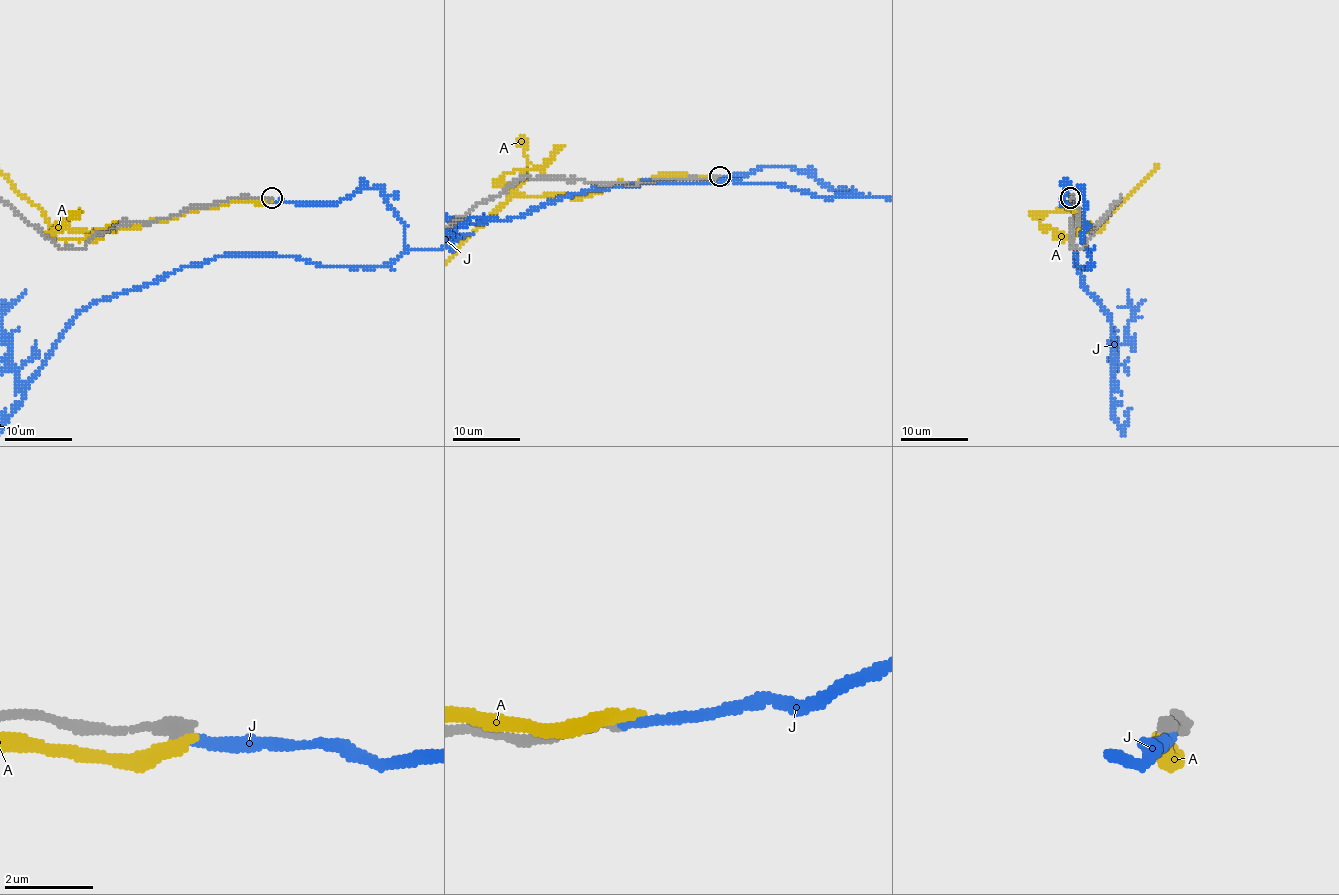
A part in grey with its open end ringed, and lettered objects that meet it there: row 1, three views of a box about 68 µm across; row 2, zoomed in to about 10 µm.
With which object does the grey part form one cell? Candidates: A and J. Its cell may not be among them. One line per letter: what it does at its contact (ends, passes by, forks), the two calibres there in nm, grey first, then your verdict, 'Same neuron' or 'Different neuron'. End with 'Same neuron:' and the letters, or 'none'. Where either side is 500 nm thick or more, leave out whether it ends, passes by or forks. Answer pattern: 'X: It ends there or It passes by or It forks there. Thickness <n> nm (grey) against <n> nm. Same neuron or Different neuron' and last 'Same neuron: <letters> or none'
A: It ends there. Thickness 360 nm (grey) against 360 nm. Different neuron
J: It ends there. Thickness 360 nm (grey) against 240 nm. Different neuron
Same neuron: none

